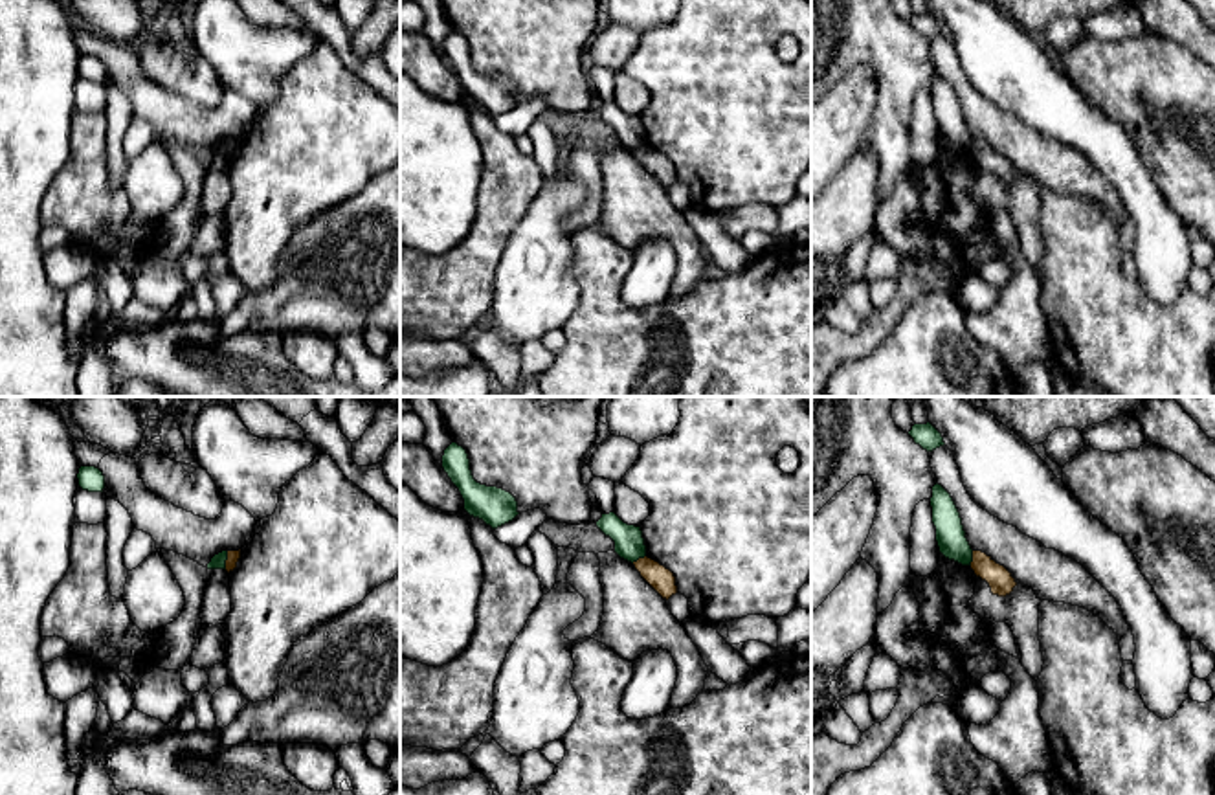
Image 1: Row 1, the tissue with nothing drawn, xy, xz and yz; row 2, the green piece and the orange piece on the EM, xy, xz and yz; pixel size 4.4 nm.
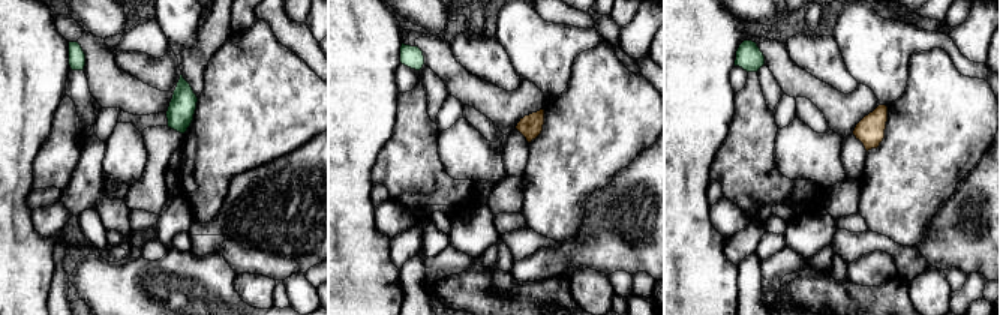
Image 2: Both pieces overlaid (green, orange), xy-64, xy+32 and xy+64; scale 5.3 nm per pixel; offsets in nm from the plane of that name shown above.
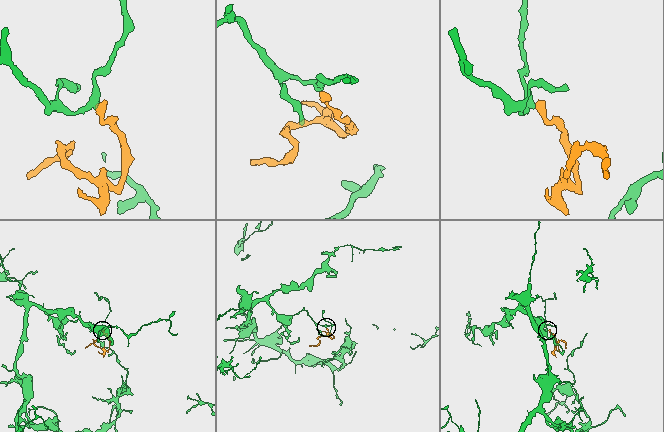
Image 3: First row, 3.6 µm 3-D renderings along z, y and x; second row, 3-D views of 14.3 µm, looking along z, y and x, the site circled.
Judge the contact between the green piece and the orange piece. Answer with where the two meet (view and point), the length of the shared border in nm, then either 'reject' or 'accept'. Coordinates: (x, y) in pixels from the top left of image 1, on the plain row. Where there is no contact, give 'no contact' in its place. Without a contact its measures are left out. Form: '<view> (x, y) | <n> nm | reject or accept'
xy (226, 147) | 80 nm | reject

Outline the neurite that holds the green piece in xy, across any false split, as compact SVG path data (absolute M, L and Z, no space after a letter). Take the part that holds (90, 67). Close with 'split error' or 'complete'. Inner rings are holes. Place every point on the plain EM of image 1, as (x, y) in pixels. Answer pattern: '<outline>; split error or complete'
M81 55L79 62L77 62L77 68L79 68L79 75L83 79L103 81L103 77L105 77L105 64L95 55Z; complete

